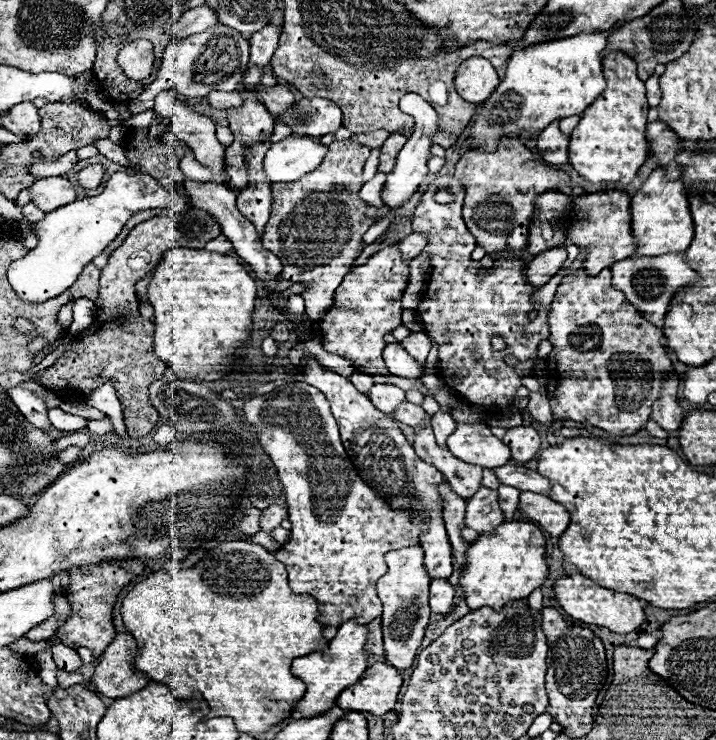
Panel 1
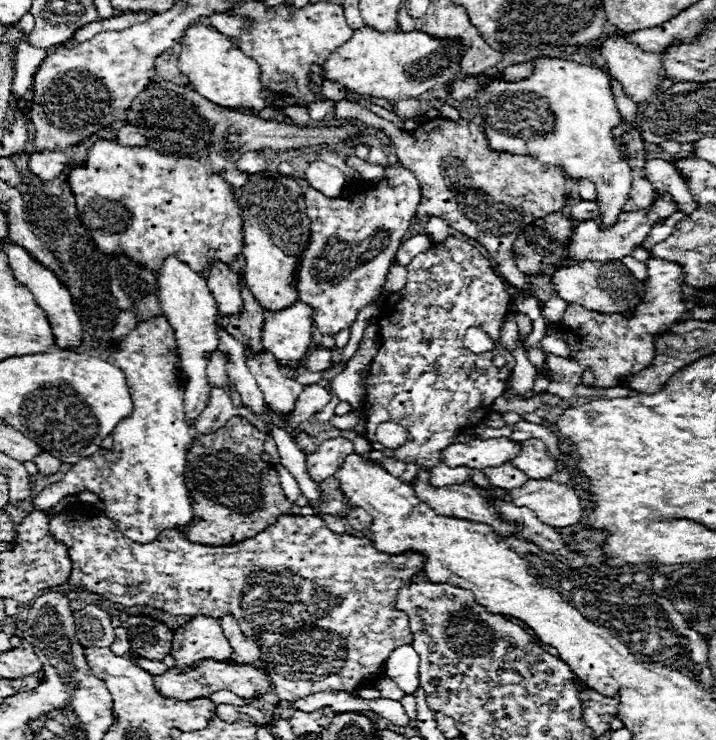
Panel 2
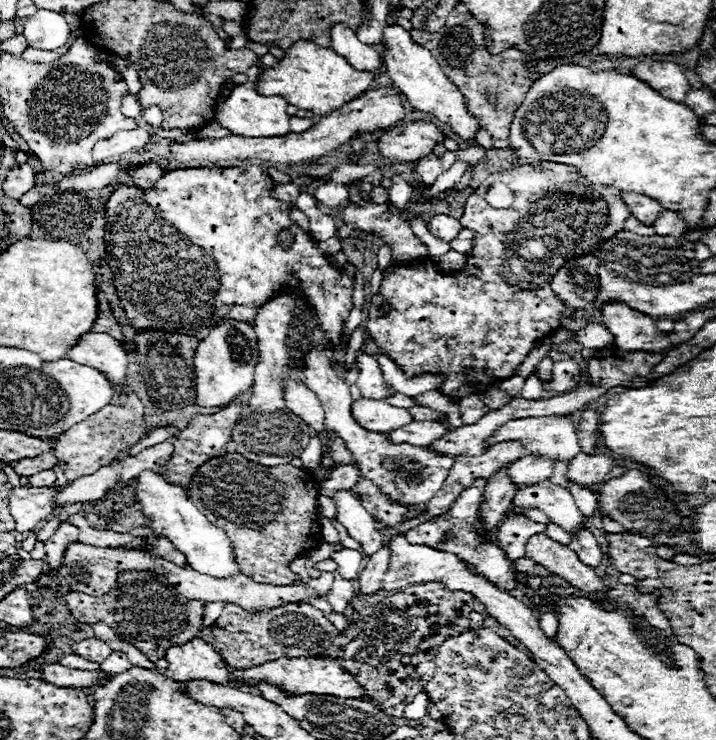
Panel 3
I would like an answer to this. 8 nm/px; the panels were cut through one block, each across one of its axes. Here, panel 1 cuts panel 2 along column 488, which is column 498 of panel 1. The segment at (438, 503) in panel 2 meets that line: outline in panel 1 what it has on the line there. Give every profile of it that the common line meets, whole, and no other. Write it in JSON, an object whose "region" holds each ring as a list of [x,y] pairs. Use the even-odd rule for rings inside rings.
{"region":[[[482,486],[476,492],[476,496],[468,500],[464,524],[482,536],[482,534],[492,534],[496,526],[500,526],[502,522],[504,522],[504,516],[498,506],[498,492]]]}

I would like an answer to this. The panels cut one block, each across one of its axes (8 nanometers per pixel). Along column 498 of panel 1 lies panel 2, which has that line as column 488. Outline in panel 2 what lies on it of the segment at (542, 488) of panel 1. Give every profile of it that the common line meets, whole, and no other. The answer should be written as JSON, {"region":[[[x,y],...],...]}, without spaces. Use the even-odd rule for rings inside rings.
{"region":[[[506,462],[506,464],[498,466],[498,468],[486,468],[486,470],[482,470],[482,472],[484,472],[484,476],[490,480],[492,486],[504,488],[504,490],[520,488],[520,486],[528,480],[528,476],[522,474],[522,472],[520,472],[516,466],[512,466],[510,462]]]}

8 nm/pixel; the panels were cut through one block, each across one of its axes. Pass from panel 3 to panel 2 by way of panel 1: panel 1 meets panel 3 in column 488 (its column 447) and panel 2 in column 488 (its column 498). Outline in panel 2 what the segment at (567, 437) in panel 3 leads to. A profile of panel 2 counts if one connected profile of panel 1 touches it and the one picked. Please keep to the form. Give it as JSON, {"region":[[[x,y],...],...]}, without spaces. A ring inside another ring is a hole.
{"region":[[[488,438],[488,440],[472,440],[466,444],[454,442],[442,450],[440,462],[450,466],[468,466],[476,470],[484,470],[490,466],[500,466],[512,460],[520,452],[520,442],[510,438]]]}

